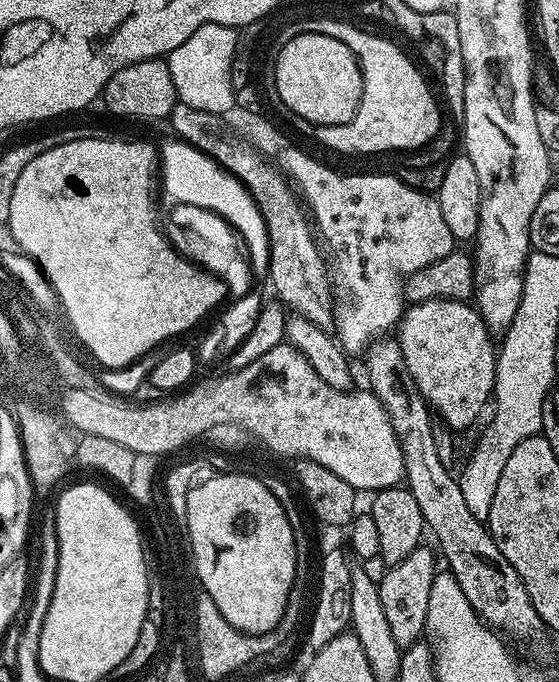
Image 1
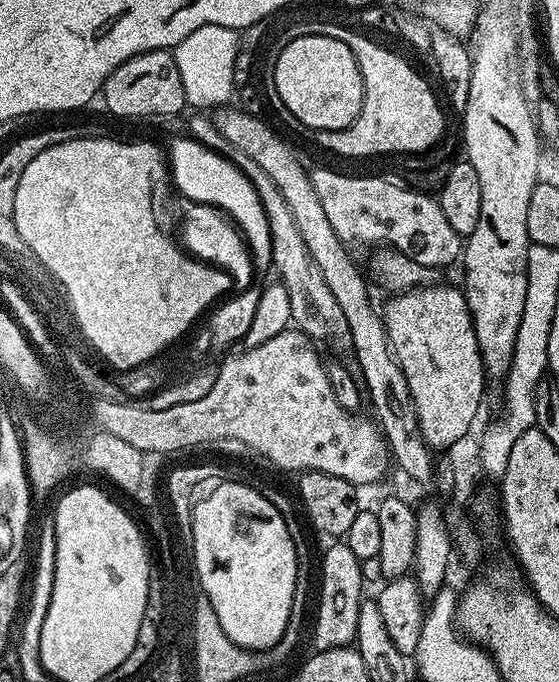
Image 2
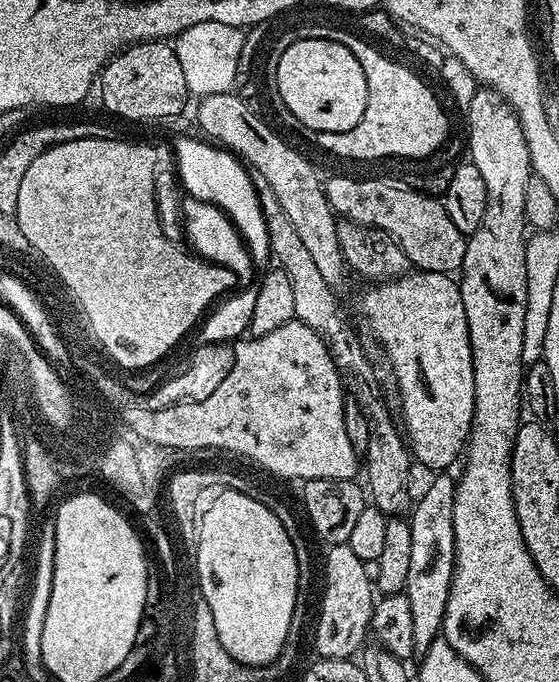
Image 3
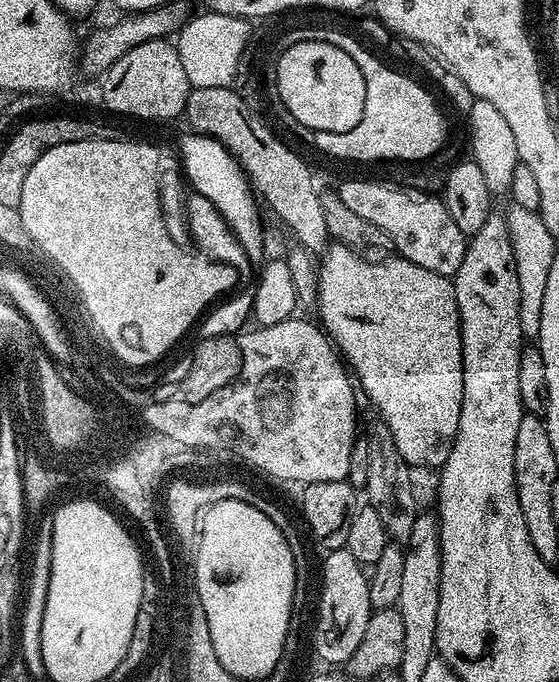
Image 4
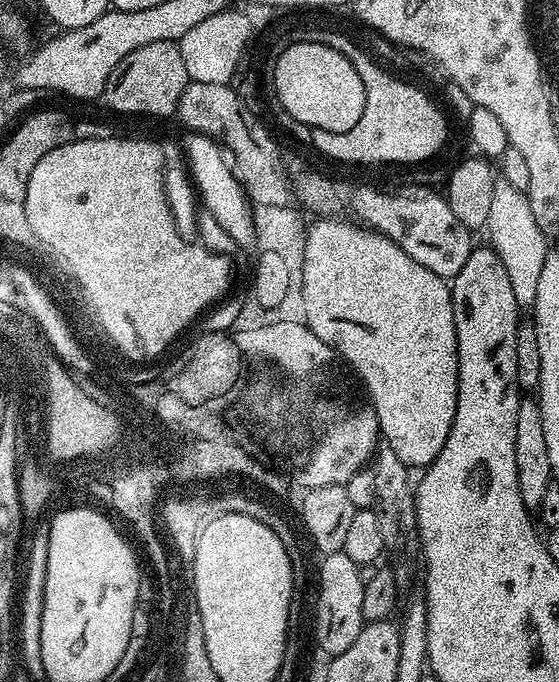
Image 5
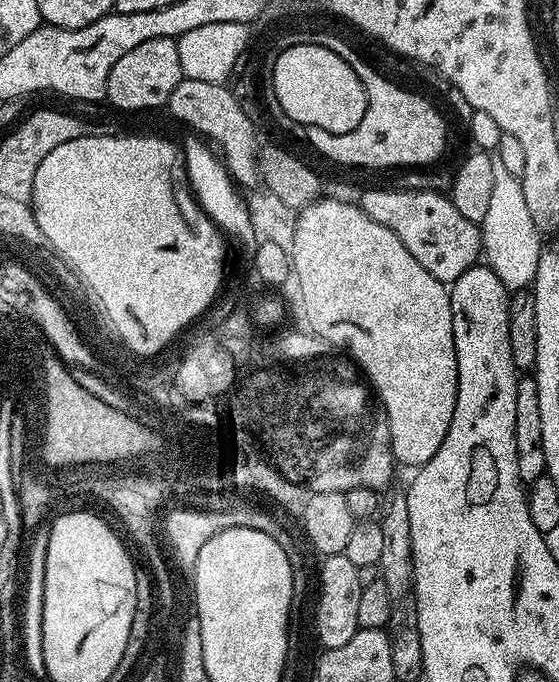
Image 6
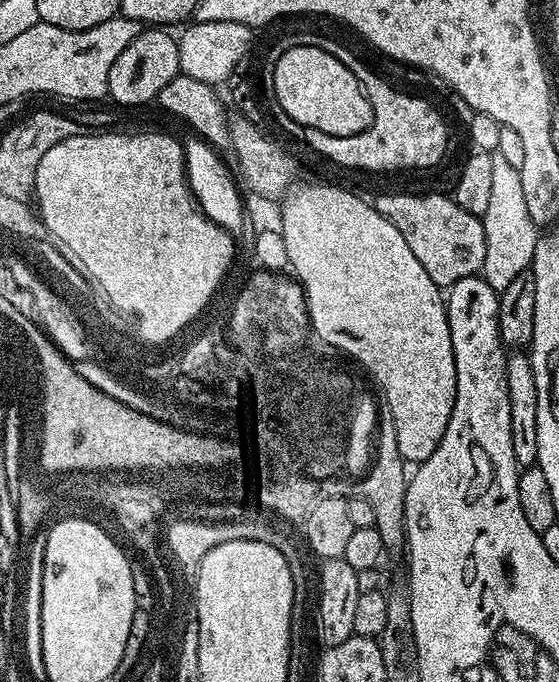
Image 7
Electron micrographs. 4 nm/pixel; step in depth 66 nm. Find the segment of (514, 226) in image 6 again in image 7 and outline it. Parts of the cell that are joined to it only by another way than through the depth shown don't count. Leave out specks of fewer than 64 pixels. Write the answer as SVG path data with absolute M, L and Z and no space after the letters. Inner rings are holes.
M493 155L493 168L490 170L490 202L483 216L486 230L486 258L482 275L496 293L501 293L517 278L518 274L531 269L534 250L538 239L538 226L526 210L526 194L522 194L520 170L510 166L506 158Z

